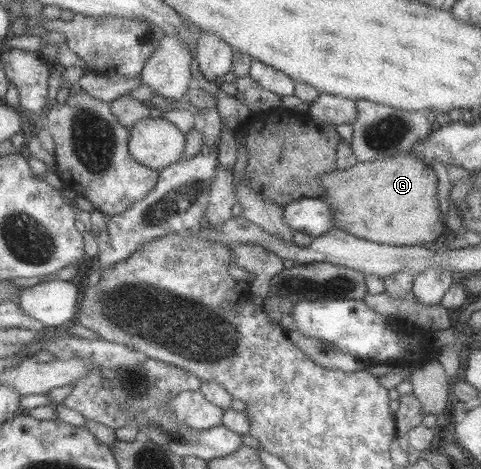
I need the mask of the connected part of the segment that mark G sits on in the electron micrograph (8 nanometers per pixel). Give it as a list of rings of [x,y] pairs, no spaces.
[[[411,152],[368,162],[357,161],[345,170],[335,169],[333,172],[320,174],[318,180],[323,188],[320,199],[328,203],[328,208],[332,212],[332,229],[376,244],[390,246],[423,246],[426,243],[433,243],[445,229],[436,200],[436,174],[431,166],[417,159]]]

